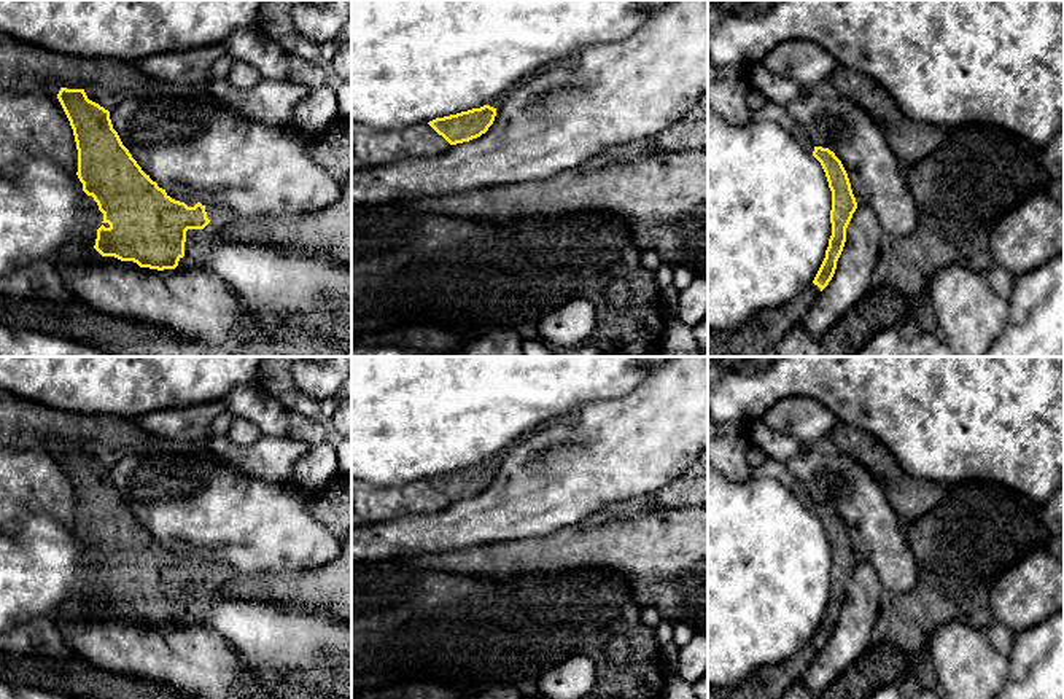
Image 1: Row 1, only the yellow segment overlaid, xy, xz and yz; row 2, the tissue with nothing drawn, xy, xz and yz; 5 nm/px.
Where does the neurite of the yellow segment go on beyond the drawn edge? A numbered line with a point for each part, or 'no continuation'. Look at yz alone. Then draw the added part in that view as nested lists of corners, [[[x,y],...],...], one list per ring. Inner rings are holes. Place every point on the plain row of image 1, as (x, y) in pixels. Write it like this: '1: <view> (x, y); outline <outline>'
1: yz (772, 682); outline [[[813,638],[792,658],[755,670],[733,688],[708,686],[708,699],[779,699],[790,685],[800,680],[821,651]]]

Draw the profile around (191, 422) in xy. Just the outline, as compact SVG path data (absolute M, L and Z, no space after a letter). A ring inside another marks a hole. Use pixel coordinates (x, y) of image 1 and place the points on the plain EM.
M223 398L186 408L154 411L130 420L153 438L207 443L212 422L224 411L226 400Z

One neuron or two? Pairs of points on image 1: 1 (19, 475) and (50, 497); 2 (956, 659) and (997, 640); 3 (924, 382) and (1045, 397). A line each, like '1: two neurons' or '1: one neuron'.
1: one neuron
2: two neurons
3: one neuron

